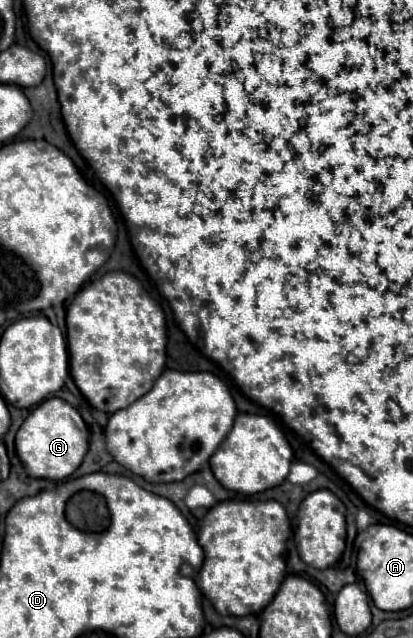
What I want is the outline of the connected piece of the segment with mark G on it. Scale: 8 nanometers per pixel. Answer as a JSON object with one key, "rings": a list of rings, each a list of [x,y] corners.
{"rings":[[[52,397],[42,401],[22,423],[16,433],[16,453],[26,467],[26,473],[36,479],[60,481],[72,475],[89,449],[89,428],[70,403]]]}

